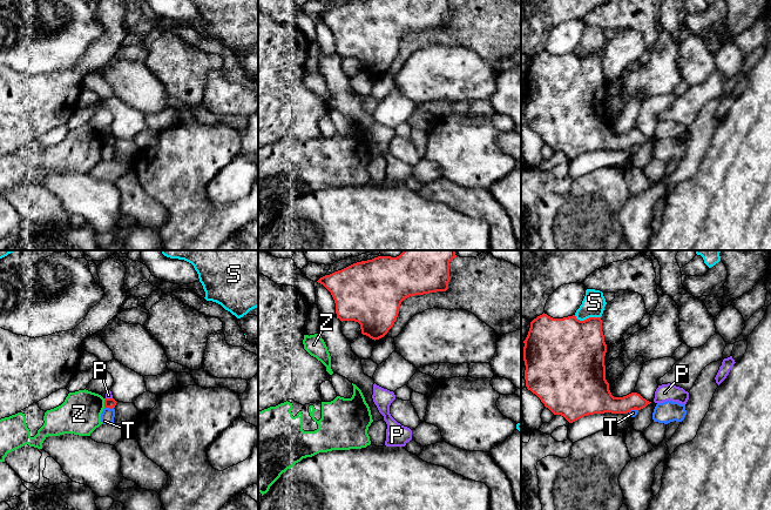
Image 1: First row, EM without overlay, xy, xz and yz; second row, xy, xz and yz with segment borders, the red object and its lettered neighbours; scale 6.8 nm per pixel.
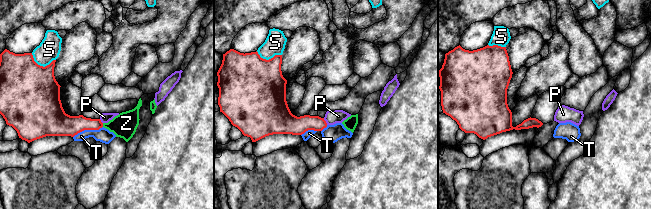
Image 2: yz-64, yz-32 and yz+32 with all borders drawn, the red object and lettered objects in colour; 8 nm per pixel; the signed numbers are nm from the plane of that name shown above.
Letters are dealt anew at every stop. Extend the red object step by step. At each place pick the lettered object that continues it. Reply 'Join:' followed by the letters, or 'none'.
Join: none

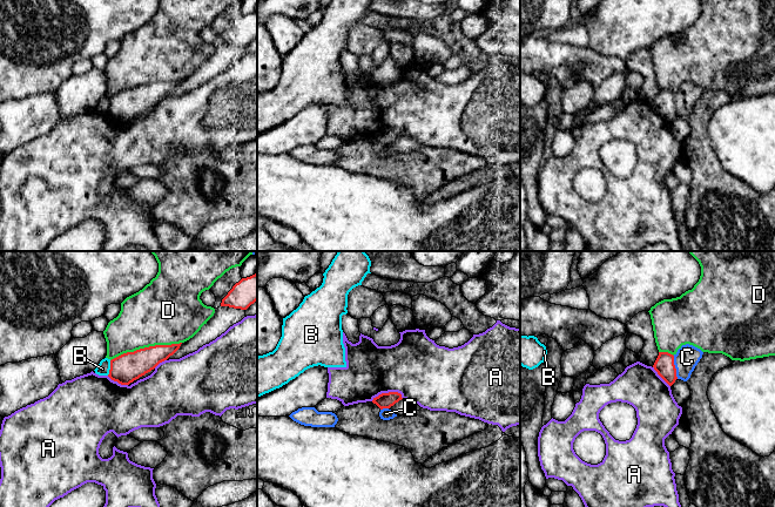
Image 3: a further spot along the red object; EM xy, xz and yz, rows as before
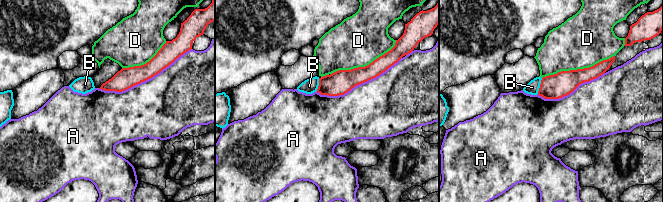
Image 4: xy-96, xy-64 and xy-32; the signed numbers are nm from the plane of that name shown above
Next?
Join: none

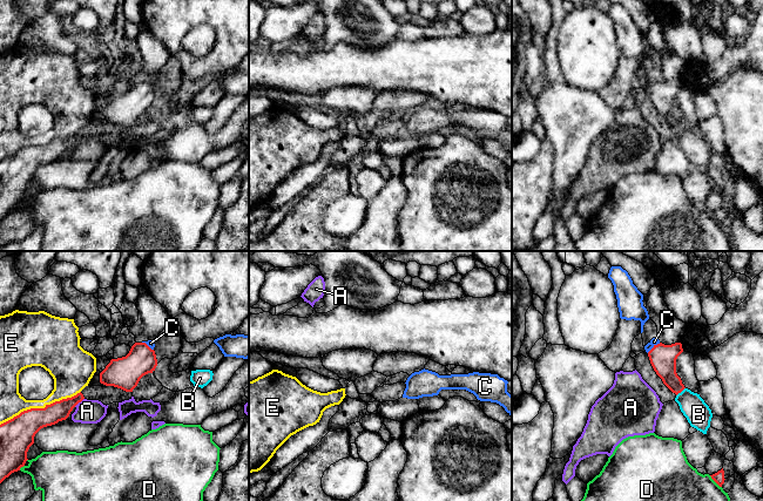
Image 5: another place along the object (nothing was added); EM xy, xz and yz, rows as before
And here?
Join: C

